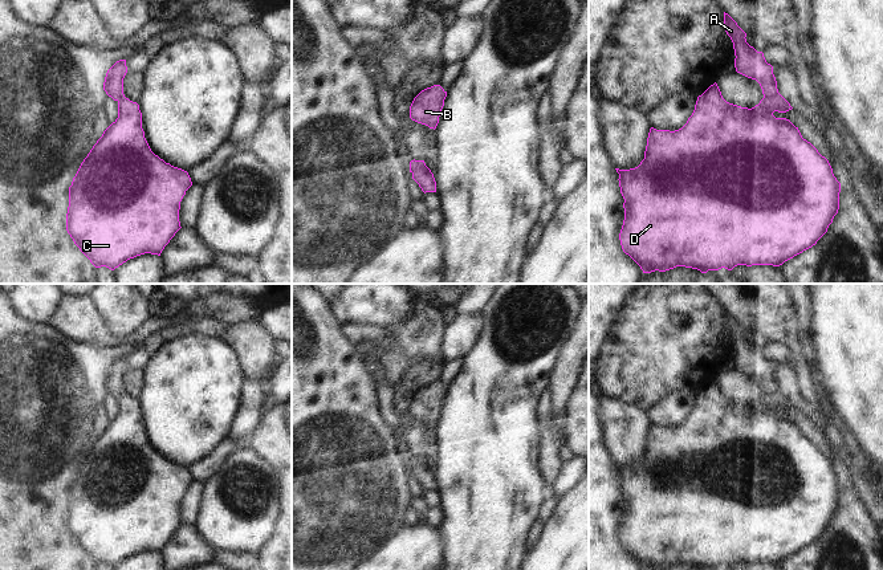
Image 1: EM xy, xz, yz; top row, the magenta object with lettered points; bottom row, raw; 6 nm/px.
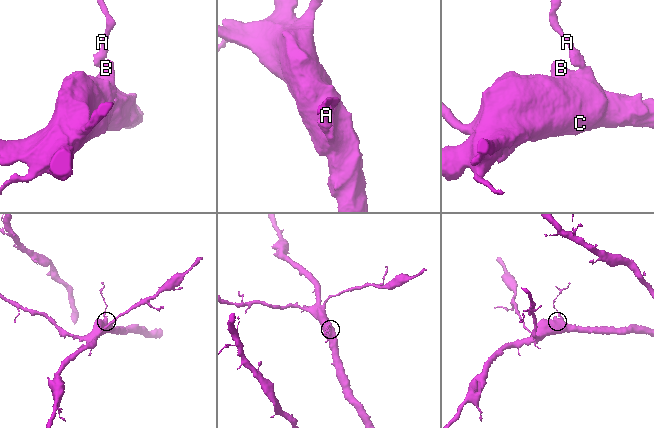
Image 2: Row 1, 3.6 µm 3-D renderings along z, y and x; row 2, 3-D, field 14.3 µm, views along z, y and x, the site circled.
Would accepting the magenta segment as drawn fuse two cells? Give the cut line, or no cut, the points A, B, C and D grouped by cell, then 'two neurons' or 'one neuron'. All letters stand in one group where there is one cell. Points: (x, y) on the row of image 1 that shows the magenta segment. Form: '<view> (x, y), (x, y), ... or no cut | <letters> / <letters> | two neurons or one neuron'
no cut | A B C D | one neuron

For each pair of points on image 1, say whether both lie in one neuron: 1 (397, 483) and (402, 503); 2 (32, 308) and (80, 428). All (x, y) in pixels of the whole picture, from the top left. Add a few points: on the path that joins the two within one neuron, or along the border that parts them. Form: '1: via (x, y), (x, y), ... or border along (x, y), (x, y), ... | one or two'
1: via (397, 488), (397, 497) | one
2: border along (13, 310), (27, 321), (45, 325) | two

